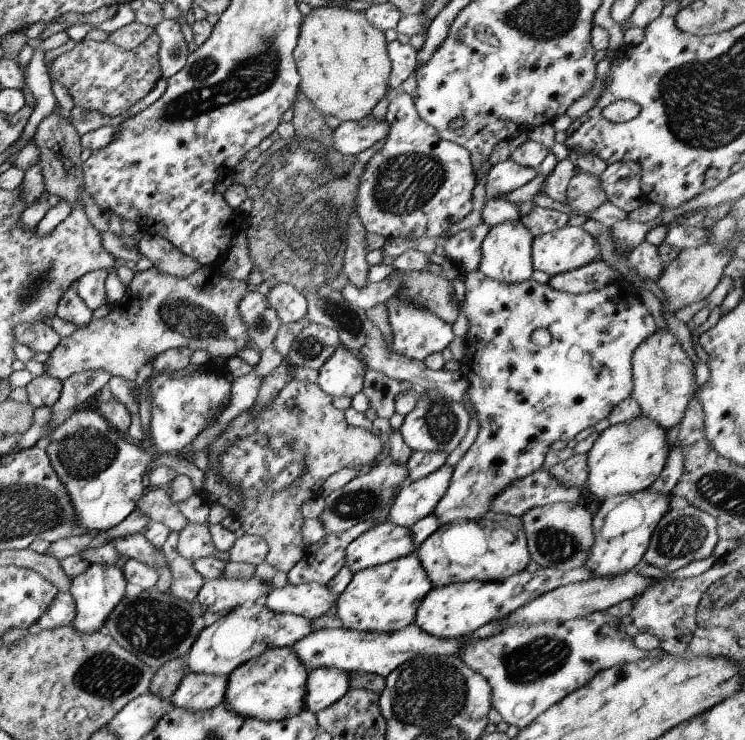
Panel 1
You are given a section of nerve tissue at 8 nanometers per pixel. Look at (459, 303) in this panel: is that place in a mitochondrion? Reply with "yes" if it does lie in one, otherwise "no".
no

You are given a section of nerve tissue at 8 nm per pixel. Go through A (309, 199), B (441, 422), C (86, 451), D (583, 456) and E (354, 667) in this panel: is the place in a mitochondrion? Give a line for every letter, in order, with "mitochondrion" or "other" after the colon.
A: mitochondrion
B: mitochondrion
C: mitochondrion
D: other
E: other

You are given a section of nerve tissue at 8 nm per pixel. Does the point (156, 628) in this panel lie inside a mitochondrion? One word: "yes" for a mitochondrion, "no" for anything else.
yes

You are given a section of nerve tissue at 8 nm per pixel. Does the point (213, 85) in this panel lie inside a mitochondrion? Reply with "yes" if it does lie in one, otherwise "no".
yes

